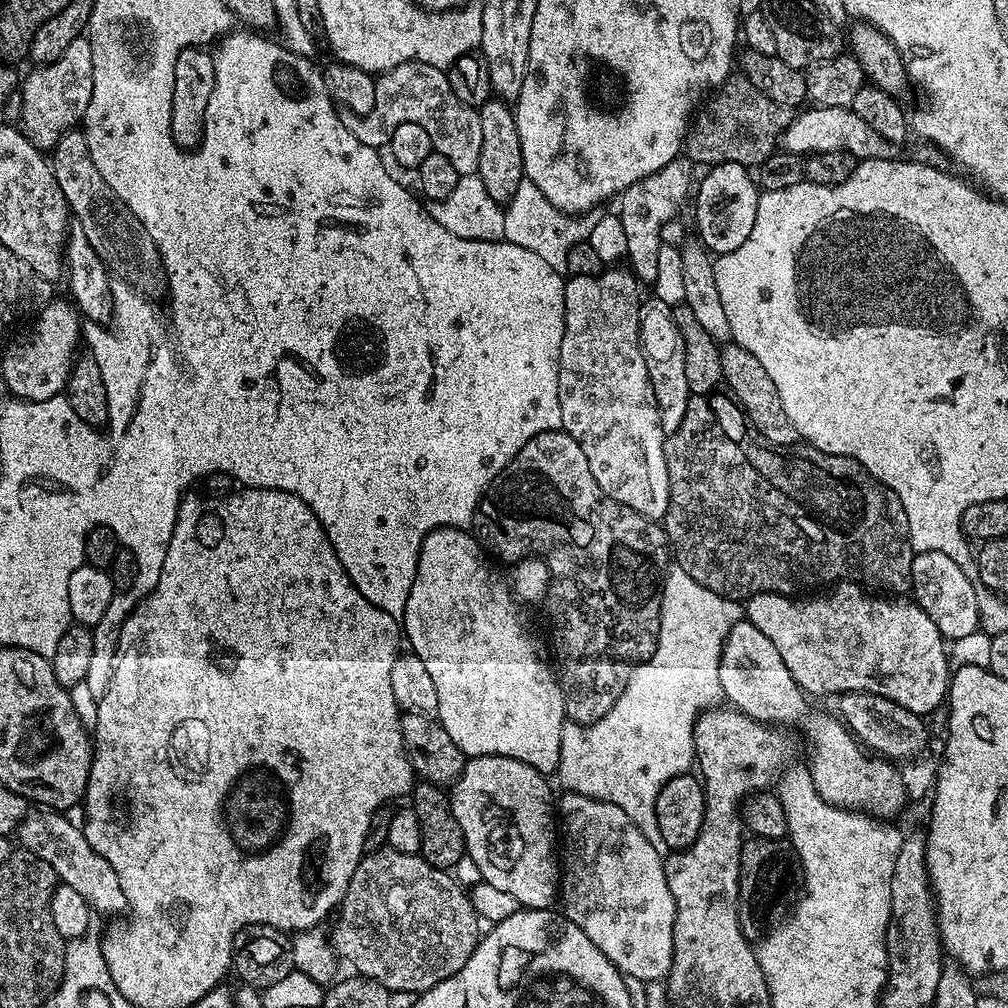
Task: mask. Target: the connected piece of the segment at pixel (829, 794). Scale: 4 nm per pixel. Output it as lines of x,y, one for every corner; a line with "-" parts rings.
746,618
740,619
729,630
728,637
724,640
718,666
718,680
723,699
731,707
737,708
739,712
745,712
747,716
763,724
779,726
785,730
797,728
804,735
804,740
808,743
808,757
806,757
808,770
812,773
814,790
818,790
823,800
845,810
862,812
865,816
873,817
881,822
891,821
891,816
896,816
903,810
906,793
901,773
897,770
895,772
888,765
891,763
883,759
868,760
869,753
839,719
827,720
822,713
815,712
808,705
809,697
796,685
790,670
786,670
786,662
782,662
774,642
770,642
770,638
766,638
766,634
762,634
762,630
758,630
758,626
754,626

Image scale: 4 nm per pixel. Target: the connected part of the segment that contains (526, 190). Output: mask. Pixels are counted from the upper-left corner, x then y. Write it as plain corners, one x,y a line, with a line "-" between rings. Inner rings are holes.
528,177
518,184
514,197
505,205
504,216
503,239
526,250
533,250
538,258
545,259
560,275
568,272
571,248
587,241
600,217
594,210
578,215
560,211

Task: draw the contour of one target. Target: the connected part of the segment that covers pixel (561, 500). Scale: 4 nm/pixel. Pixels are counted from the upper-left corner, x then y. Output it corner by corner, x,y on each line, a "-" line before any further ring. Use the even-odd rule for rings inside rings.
563,430
543,432
530,438
530,442
522,446
507,469
492,481
484,495
480,497
480,505
472,517
471,527
474,529
476,539
487,551
489,548
494,555
501,556
502,559
508,560
507,562
517,559
516,548
529,548
532,551
529,553
543,560
550,577
546,605
548,604
548,616
552,619
552,652
556,655
555,667
558,669
558,683
564,695
565,717
574,724
593,724
606,714
610,714
614,702
620,697
622,690
626,690
626,682
632,677
633,668
650,659
660,637
660,595
664,593
664,578
668,575
670,567
670,545
663,527
657,521
630,510
630,506
622,506
622,502
614,502
614,498
606,495
602,486
598,486
594,474
590,474
590,462
586,462
582,446
578,446
578,442
574,442
574,438
570,438
570,434

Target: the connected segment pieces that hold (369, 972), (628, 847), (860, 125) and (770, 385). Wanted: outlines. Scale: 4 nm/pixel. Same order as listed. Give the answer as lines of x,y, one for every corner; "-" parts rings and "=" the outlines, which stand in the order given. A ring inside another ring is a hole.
381,846
377,852
369,851
358,862
358,870
354,870
346,894
338,901
340,917
330,931
337,957
344,964
353,964
359,975
378,982
393,994
429,992
438,982
458,974
479,946
482,933
469,893
460,889
452,875
451,871
430,866
419,854
402,854
387,846
=
565,791
563,795
564,797
561,798
560,796
558,800
558,816
560,819
558,828
562,833
562,871
560,873
558,900
561,905
564,903
562,914
570,922
574,922
574,926
578,926
578,930
582,930
586,934
586,938
590,938
590,942
594,942
594,946
598,946
598,950
602,950
602,954
606,954
606,958
610,958
613,966
618,971
623,972
625,976
633,976
645,982
651,982
651,980
663,981
667,977
668,971
672,969
672,959
674,958
676,899
674,894
670,894
670,886
664,873
662,853
654,850
652,841
646,838
646,834
642,834
642,830
638,830
638,826
634,826
634,822
626,814
626,810
622,810
610,802
595,800
577,792
=
808,106
797,111
786,126
782,137
782,148
785,152
799,154
846,152
850,156
855,156
857,161
887,160
894,152
893,145
884,140
882,134
878,134
878,130
873,130
862,118
858,118
858,114
854,114
851,108
838,106
829,108
=
735,342
725,343
720,349
720,357
724,375
723,383
726,388
728,384
727,391
748,415
748,423
756,435
770,444
795,445
800,440
800,435
798,430
794,430
790,418
786,418
786,410
782,410
782,398
774,386
774,381
770,379
770,374
762,370
762,362
758,362
758,358
750,354
750,350

